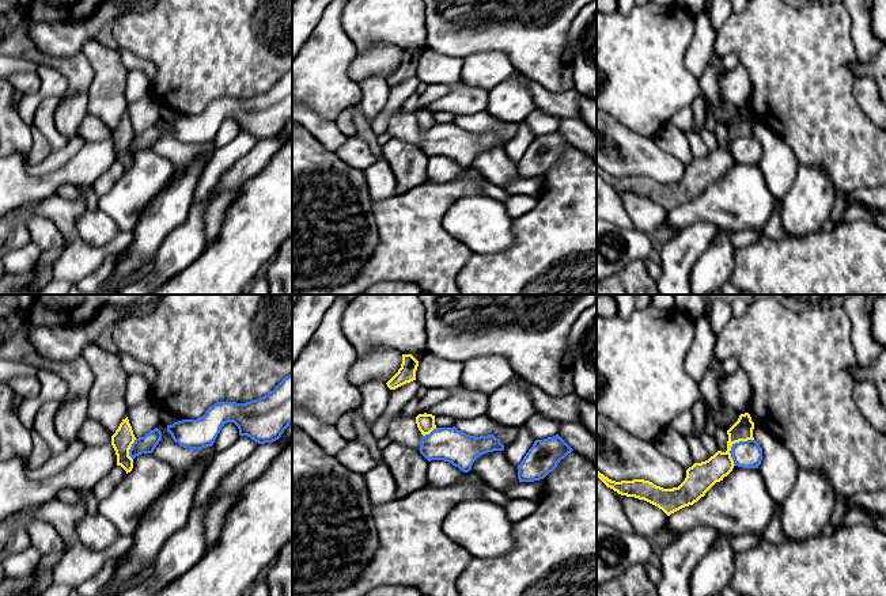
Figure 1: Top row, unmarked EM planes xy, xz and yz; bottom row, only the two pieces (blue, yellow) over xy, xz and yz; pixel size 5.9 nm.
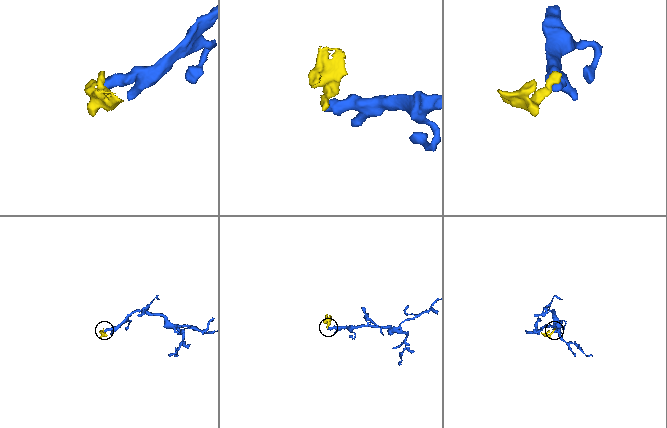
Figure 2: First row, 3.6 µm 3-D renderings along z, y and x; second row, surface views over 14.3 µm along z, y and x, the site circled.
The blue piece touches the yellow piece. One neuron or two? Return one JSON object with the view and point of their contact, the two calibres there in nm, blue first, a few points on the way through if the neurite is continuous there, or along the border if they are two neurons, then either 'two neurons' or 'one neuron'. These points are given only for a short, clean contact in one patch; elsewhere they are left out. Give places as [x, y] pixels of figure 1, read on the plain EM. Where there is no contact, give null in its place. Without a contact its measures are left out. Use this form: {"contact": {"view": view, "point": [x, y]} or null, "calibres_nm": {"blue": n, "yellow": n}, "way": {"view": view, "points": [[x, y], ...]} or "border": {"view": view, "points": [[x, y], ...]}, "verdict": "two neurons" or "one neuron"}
{"contact": {"view": "yz", "point": [733, 141]}, "calibres_nm": {"blue": 160, "yellow": 160}, "border": {"view": "yz", "points": [[753, 135], [737, 137], [731, 143], [730, 152], [734, 160]]}, "verdict": "two neurons"}

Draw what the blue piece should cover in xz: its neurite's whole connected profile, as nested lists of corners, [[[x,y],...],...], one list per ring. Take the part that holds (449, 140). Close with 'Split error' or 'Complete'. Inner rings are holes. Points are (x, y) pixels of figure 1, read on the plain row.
[[[402,107],[390,117],[386,130],[391,138],[417,145],[428,157],[444,156],[463,168],[469,168],[481,151],[504,147],[504,141],[493,130],[476,133],[455,122],[436,124],[423,132],[416,114],[410,114]]]. Split error

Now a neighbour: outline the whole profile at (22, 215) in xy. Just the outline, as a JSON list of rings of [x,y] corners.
[[[42,201],[27,202],[0,219],[0,247],[4,246],[14,235],[18,225],[26,224],[35,216],[34,210]]]

